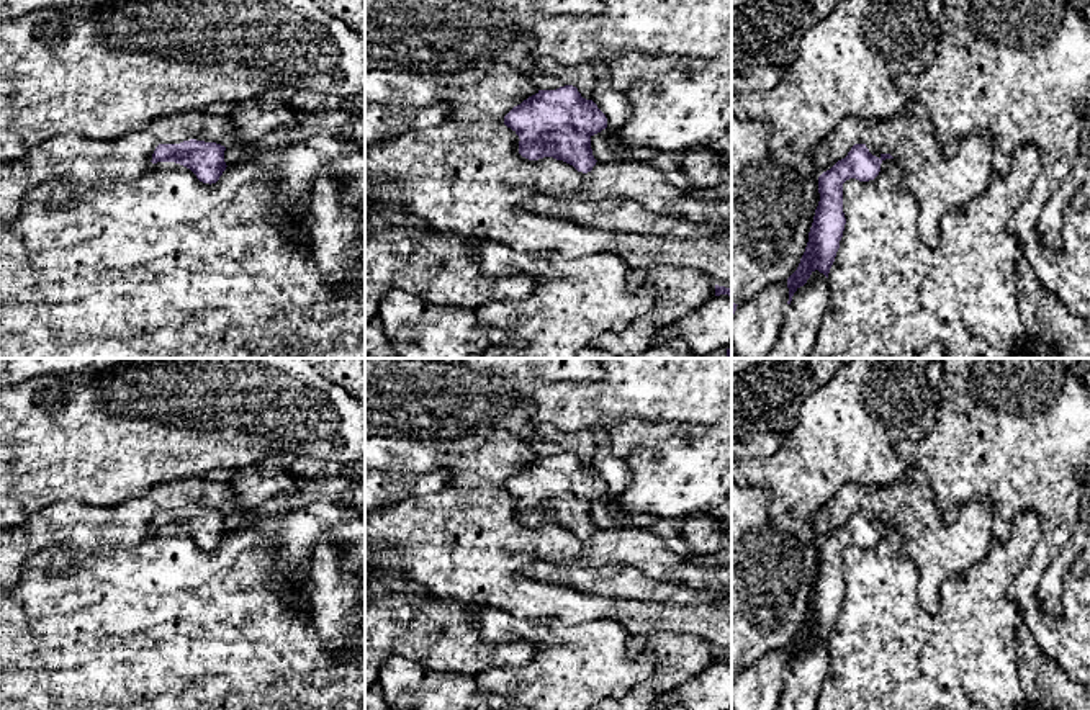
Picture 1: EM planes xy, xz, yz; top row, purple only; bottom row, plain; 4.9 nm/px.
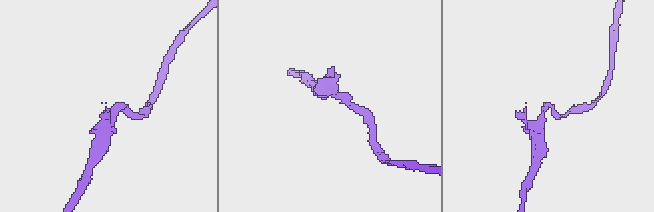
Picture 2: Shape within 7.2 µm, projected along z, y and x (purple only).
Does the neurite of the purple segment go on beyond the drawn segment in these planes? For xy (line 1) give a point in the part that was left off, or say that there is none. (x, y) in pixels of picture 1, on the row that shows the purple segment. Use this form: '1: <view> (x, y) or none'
1: none

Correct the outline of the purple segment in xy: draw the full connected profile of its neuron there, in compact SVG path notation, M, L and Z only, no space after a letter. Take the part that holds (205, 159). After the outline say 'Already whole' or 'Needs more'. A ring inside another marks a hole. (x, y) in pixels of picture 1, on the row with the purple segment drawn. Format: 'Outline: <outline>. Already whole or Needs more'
Outline: M183 141L180 144L159 144L152 154L152 164L175 162L190 169L203 183L216 183L226 170L226 147L216 142Z. Already whole

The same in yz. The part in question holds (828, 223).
Outline: M854 144L848 155L818 177L820 201L808 232L808 242L797 270L787 278L789 301L818 270L828 278L843 237L846 218L843 213L843 183L849 178L874 180L881 164L894 159L890 154L872 155L866 144Z. Already whole

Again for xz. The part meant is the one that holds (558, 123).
Outline: M576 87L538 90L514 106L504 124L519 136L519 154L529 160L553 157L588 173L596 165L591 137L607 128L606 115Z. Already whole

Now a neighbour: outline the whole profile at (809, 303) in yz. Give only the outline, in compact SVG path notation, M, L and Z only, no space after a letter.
M818 270L792 296L772 352L766 358L810 358L828 306L828 278Z

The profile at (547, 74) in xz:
M550 56L535 61L529 79L538 90L556 90L573 85L586 100L592 100L596 87L596 70L591 62L563 65Z

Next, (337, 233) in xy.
M327 170L313 185L311 198L313 257L327 285L347 280L349 263L365 258L365 221L339 200L339 190Z

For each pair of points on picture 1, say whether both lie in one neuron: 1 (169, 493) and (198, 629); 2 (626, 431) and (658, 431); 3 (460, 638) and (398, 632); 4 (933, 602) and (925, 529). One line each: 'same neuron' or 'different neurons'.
1: different neurons
2: same neuron
3: same neuron
4: same neuron

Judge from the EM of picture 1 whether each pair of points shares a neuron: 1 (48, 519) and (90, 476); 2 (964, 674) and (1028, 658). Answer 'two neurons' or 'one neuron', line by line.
1: two neurons
2: two neurons

